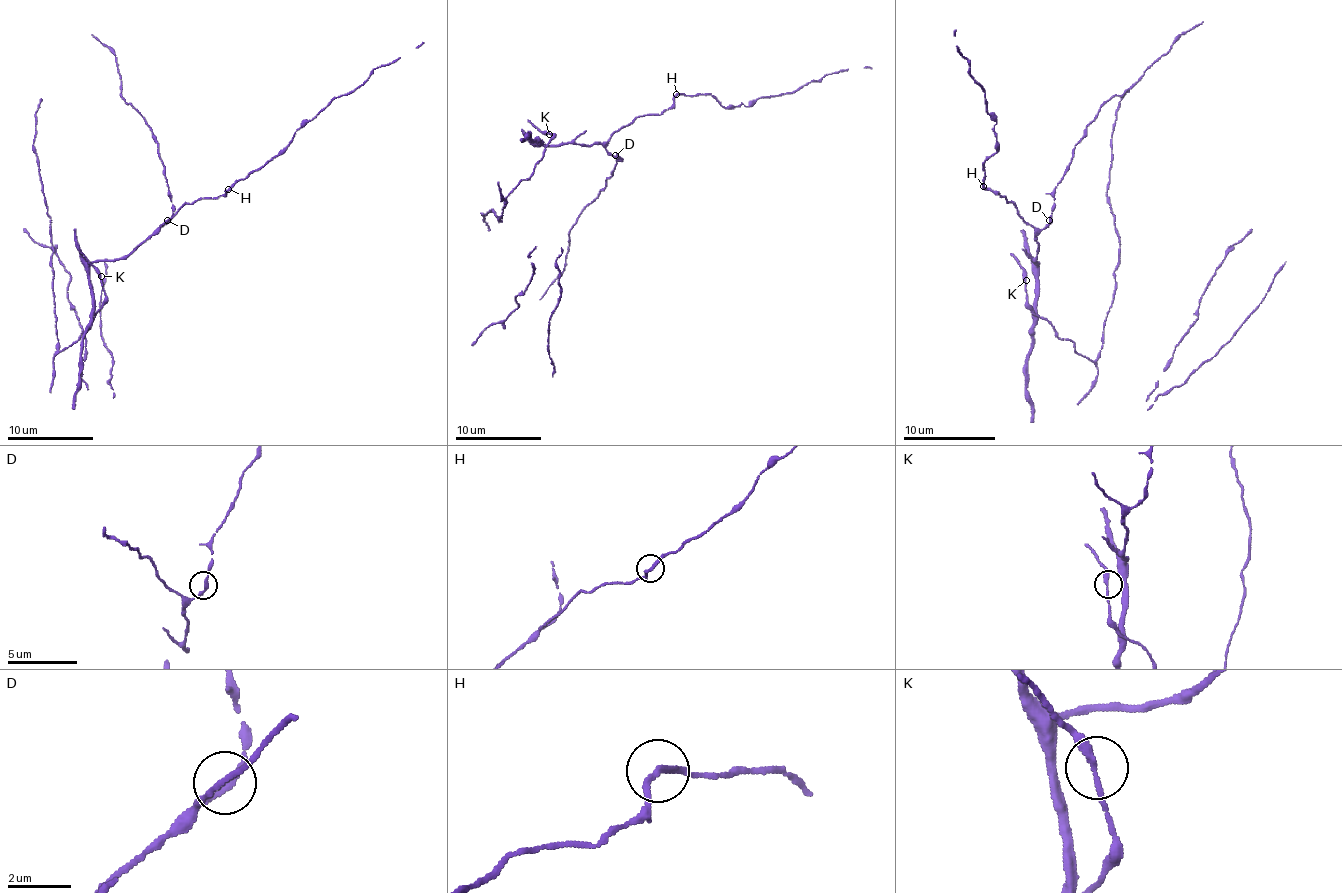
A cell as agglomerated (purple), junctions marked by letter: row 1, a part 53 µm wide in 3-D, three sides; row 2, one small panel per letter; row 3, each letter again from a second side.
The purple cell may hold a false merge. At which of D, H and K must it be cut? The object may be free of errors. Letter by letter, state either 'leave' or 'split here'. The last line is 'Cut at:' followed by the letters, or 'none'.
D: leave
H: leave
K: leave
Cut at: none

